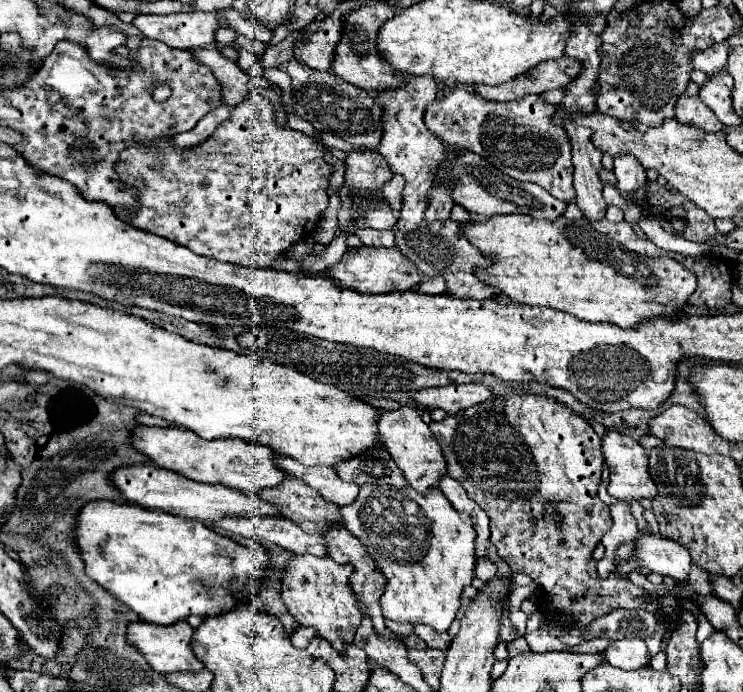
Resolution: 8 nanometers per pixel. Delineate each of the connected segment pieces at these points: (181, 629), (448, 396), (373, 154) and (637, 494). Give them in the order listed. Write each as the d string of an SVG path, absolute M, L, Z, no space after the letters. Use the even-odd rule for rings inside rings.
M181 620L179 624L171 624L171 626L135 622L135 624L129 624L129 628L127 628L127 640L147 658L151 668L157 672L167 674L167 672L175 672L175 670L201 670L205 666L201 660L197 660L197 656L191 648L193 632L195 632L195 628L191 628L185 620Z
M475 382L475 384L451 384L441 388L425 388L415 394L415 400L417 404L429 408L441 408L447 414L457 414L475 404L487 402L491 396L493 392L487 386Z
M363 148L361 152L351 152L345 158L345 182L351 190L381 190L391 176L393 172L387 160L377 150Z
M607 430L605 436L603 436L603 456L605 456L605 462L609 466L607 492L613 498L625 500L625 502L633 502L633 500L643 500L643 498L653 500L657 496L657 486L653 484L653 480L649 476L649 470L647 470L649 454L631 436L615 432L615 430Z

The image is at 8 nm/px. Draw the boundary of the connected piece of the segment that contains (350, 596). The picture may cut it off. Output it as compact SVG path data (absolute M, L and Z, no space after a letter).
M291 556L287 562L287 570L283 576L281 598L289 610L289 614L299 622L299 626L315 628L317 634L339 652L345 654L345 646L353 642L353 636L361 624L361 612L357 608L357 598L349 586L351 564L337 564L331 556Z

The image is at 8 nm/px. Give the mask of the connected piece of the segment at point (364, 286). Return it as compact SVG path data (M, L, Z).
M369 246L347 250L343 260L331 268L329 276L337 284L355 288L355 292L363 292L363 294L407 292L421 282L421 276L415 264L411 264L411 260L407 260L397 248L369 248Z

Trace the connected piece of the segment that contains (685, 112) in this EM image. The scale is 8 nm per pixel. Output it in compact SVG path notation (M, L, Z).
M689 82L687 92L677 100L675 114L681 124L695 124L697 128L703 128L707 132L719 132L723 130L723 124L715 120L715 114L699 100L699 84Z

